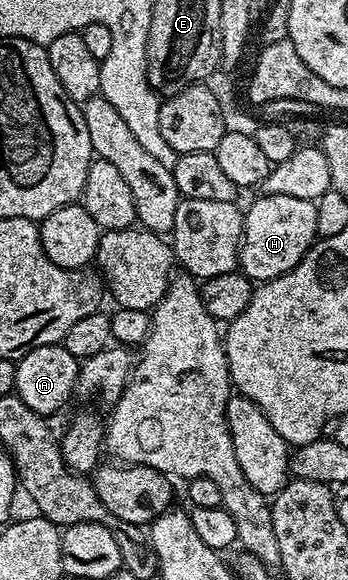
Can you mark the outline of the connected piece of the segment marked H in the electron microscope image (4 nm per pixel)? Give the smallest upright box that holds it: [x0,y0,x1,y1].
[239,194,318,282]

